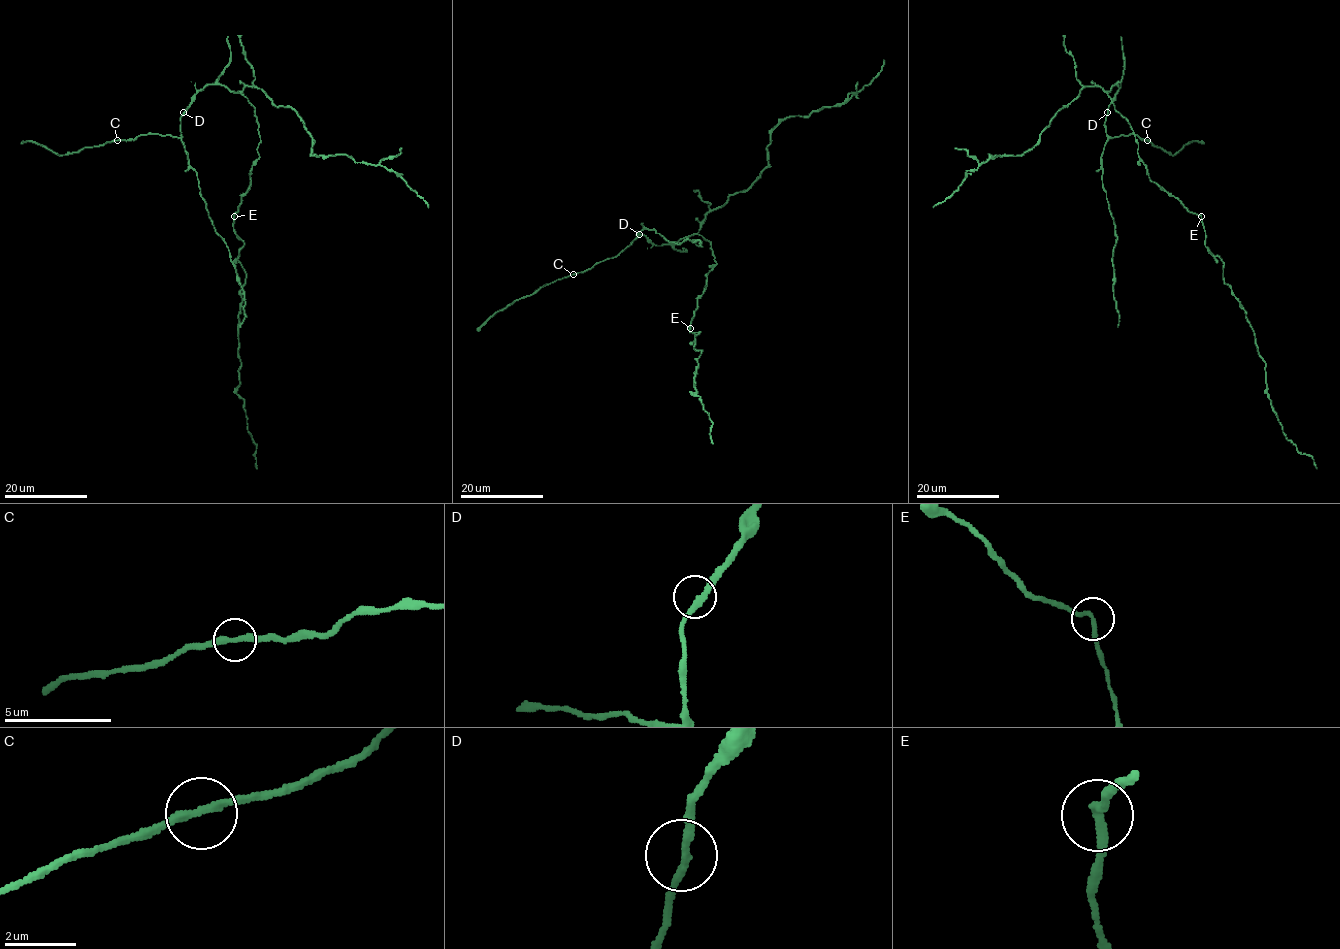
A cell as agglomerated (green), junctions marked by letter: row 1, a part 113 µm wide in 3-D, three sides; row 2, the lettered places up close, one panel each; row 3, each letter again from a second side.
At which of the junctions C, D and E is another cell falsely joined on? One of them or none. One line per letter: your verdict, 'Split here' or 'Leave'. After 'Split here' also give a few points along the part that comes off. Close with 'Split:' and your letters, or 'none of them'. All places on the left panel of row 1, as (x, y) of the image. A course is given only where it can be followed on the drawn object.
C: Leave
D: Leave
E: Leave
Split: none of them

